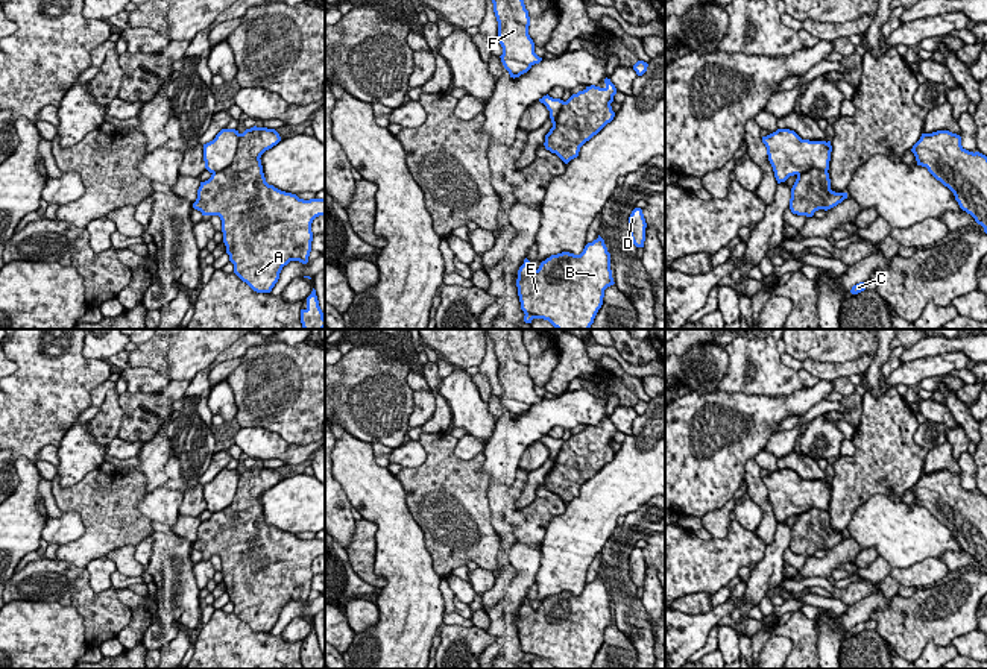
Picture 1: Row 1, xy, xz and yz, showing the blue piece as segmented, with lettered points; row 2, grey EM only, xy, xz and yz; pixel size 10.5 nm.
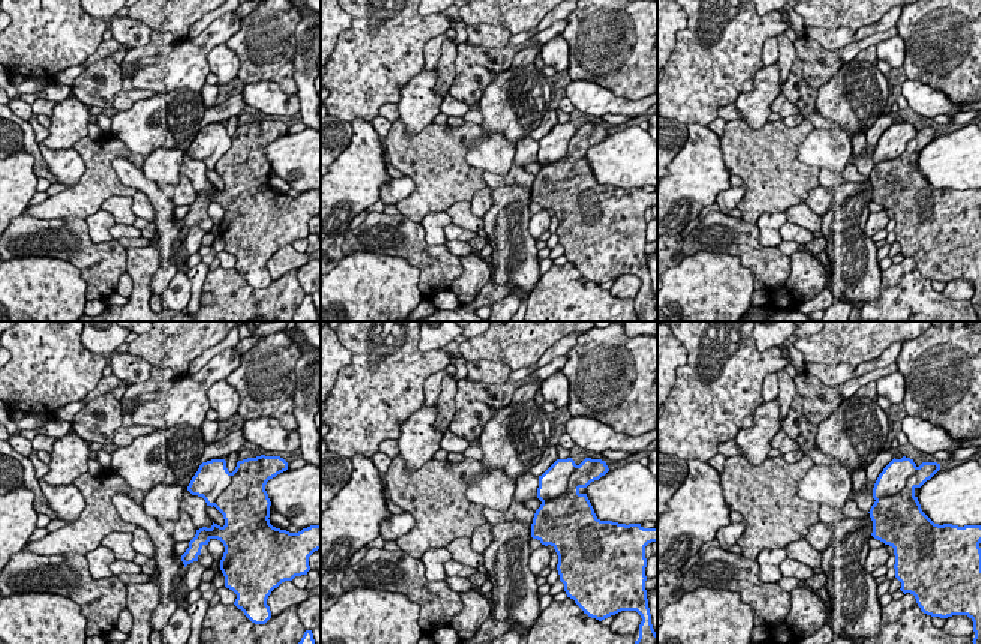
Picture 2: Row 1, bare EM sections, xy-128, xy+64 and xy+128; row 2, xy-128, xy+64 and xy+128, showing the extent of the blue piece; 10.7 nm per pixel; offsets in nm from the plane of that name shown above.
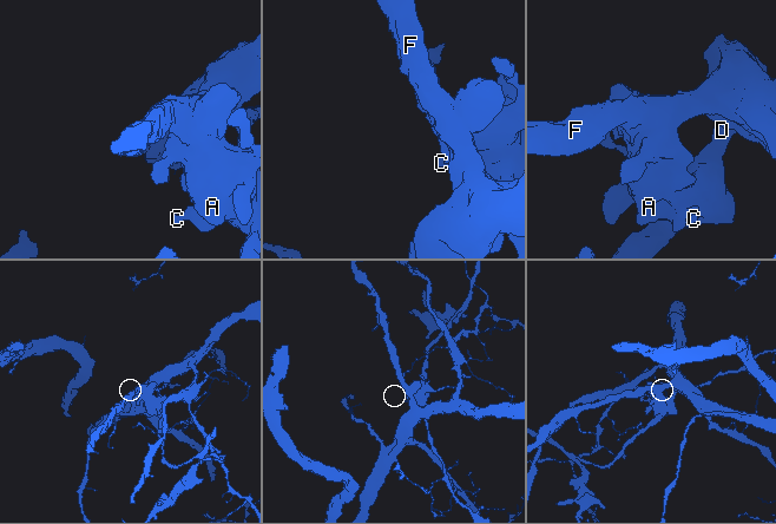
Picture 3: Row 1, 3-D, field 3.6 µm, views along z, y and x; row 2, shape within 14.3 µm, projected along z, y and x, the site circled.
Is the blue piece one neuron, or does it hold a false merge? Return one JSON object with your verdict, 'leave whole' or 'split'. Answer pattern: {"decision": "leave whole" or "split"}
{"decision": "split"}

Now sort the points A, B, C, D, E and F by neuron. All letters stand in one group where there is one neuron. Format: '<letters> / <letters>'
A C D / B E F

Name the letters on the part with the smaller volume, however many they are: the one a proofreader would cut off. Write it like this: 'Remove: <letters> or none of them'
Remove: A, C, D

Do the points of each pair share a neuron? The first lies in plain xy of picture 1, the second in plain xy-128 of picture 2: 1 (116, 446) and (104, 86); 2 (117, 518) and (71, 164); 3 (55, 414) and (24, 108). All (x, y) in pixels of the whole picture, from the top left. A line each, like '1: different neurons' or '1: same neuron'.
1: different neurons
2: different neurons
3: different neurons

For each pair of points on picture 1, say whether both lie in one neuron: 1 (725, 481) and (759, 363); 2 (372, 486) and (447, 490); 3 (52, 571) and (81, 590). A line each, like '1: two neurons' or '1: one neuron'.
1: two neurons
2: two neurons
3: one neuron

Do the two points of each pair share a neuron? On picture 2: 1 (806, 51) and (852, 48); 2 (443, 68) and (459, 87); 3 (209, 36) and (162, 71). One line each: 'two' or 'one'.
1: one
2: two
3: one

